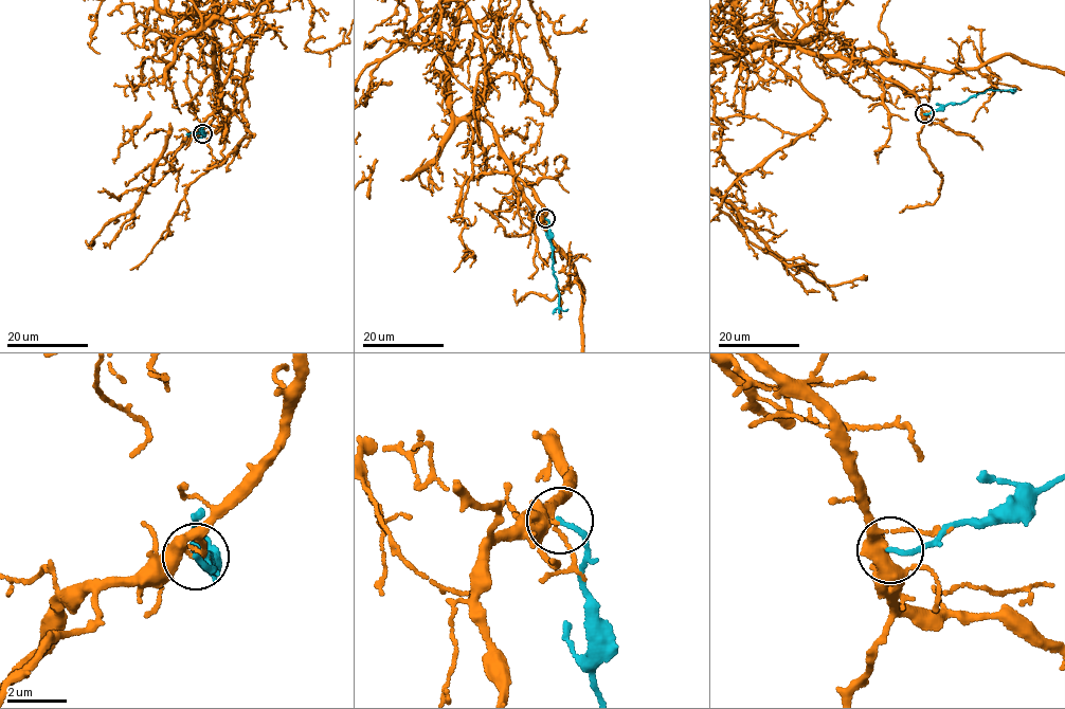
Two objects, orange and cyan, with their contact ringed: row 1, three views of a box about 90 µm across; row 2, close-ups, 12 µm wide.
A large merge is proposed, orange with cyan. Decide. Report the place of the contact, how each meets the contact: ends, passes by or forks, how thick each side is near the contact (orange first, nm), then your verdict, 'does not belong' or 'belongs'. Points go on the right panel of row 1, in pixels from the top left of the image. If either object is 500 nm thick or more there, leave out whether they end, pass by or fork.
at (924, 113); orange forks there; cyan ends there; 240 nm thick on the orange side, 160 nm on the other; does not belong

